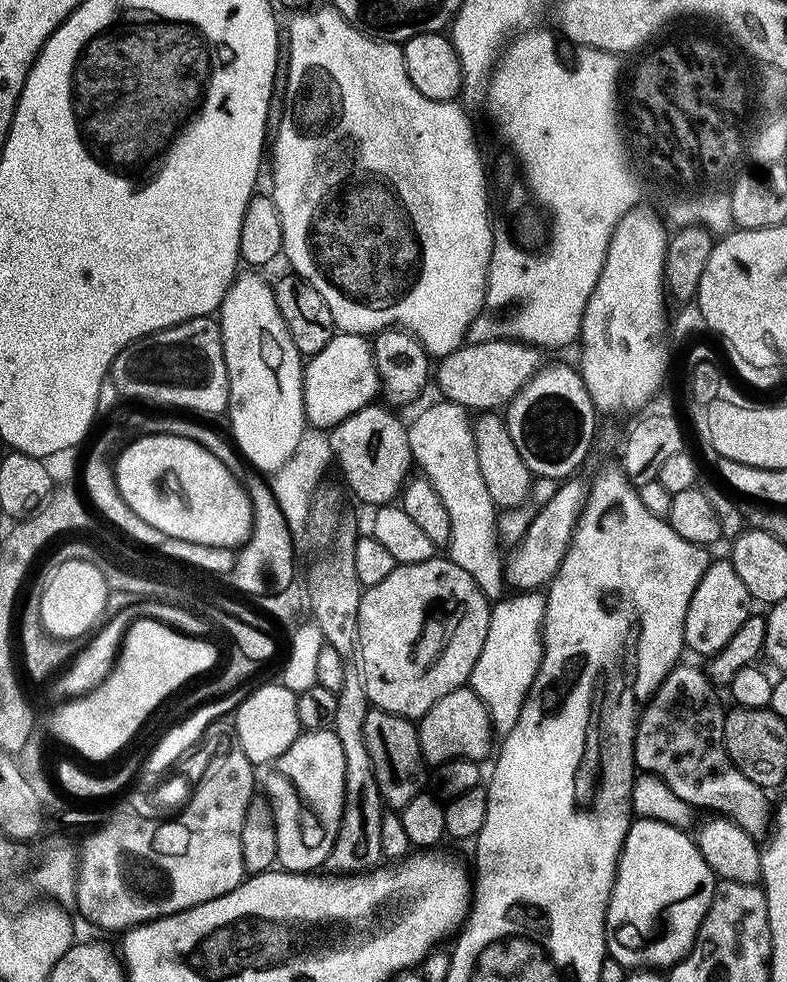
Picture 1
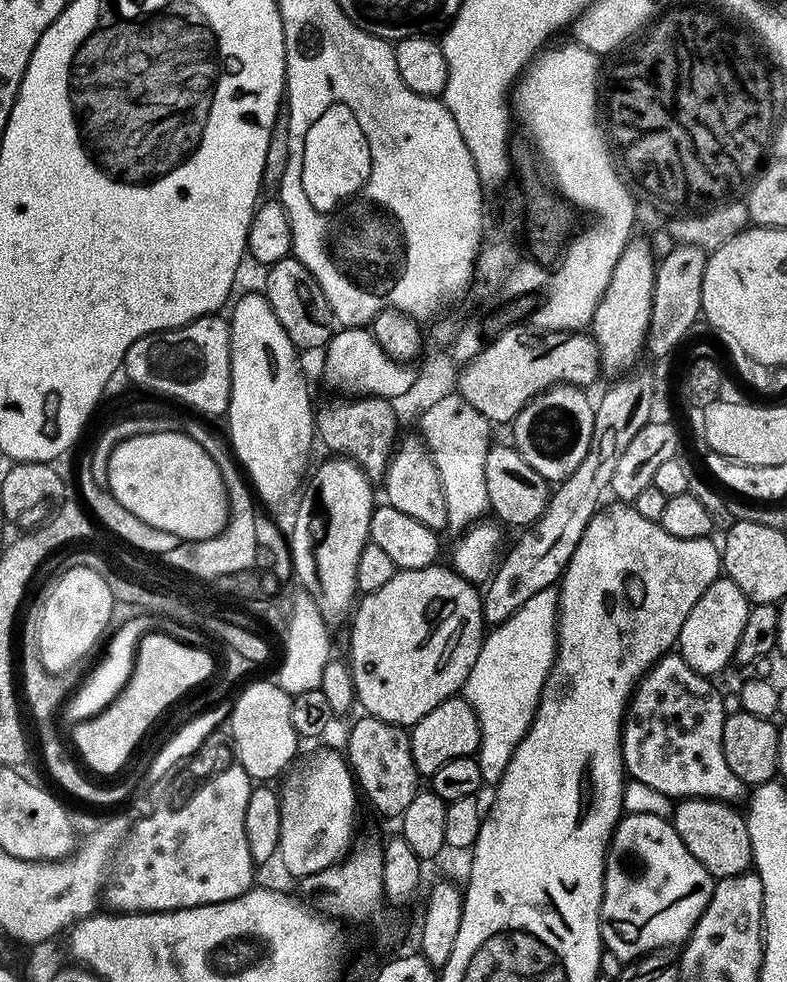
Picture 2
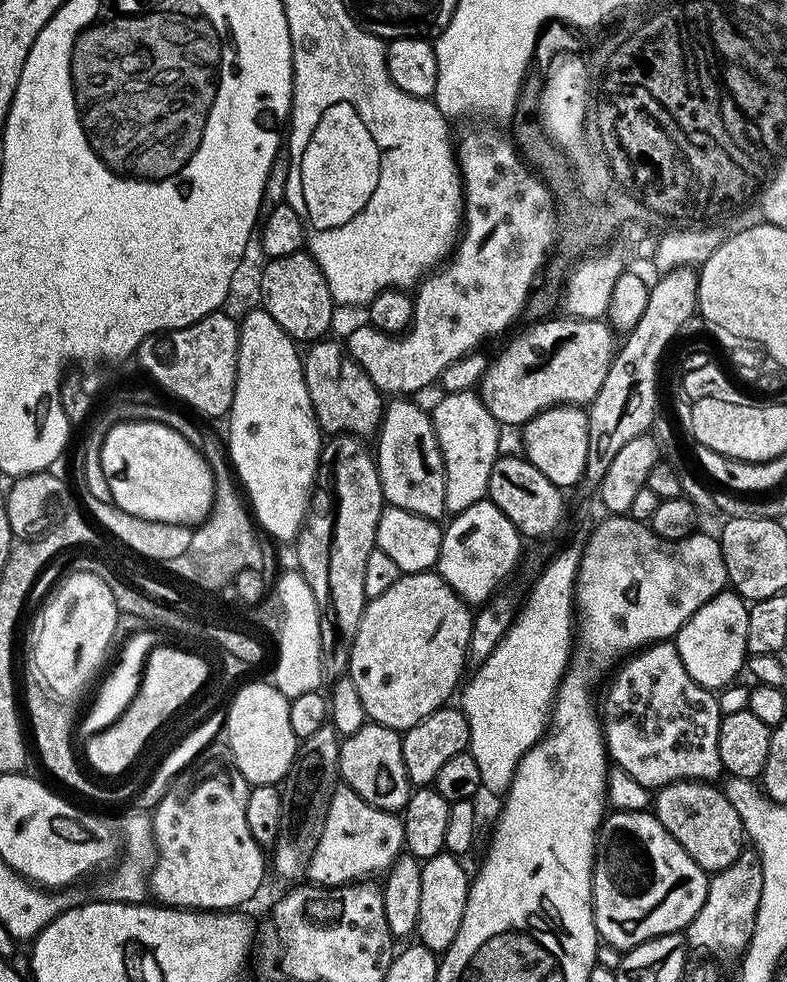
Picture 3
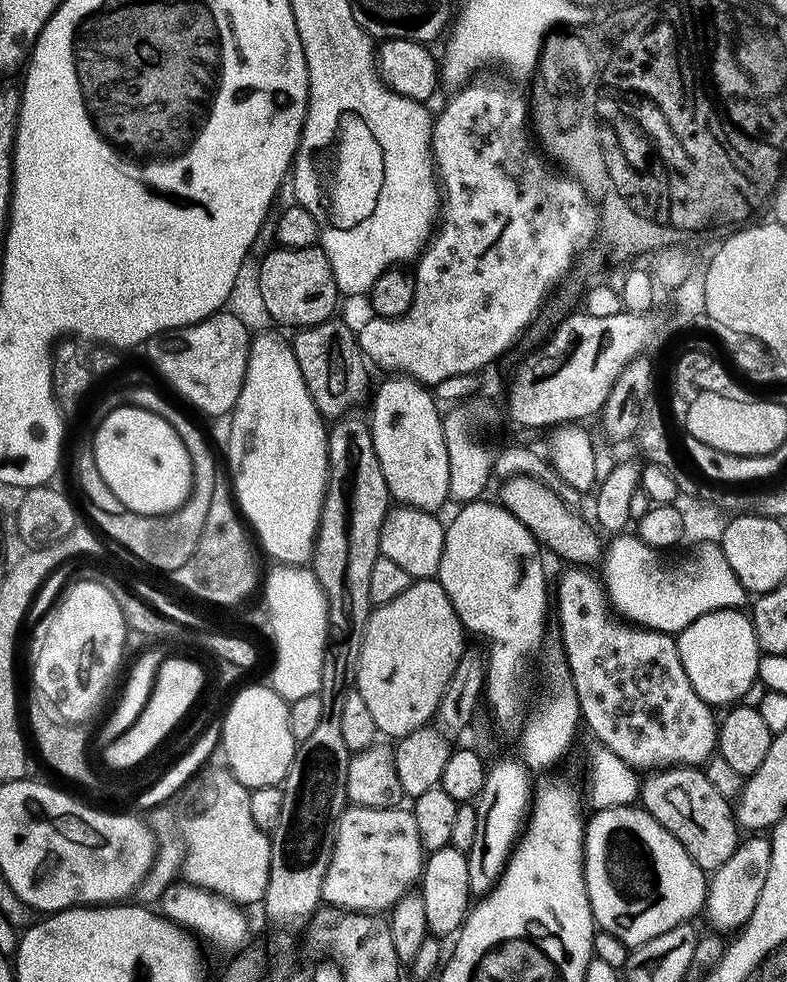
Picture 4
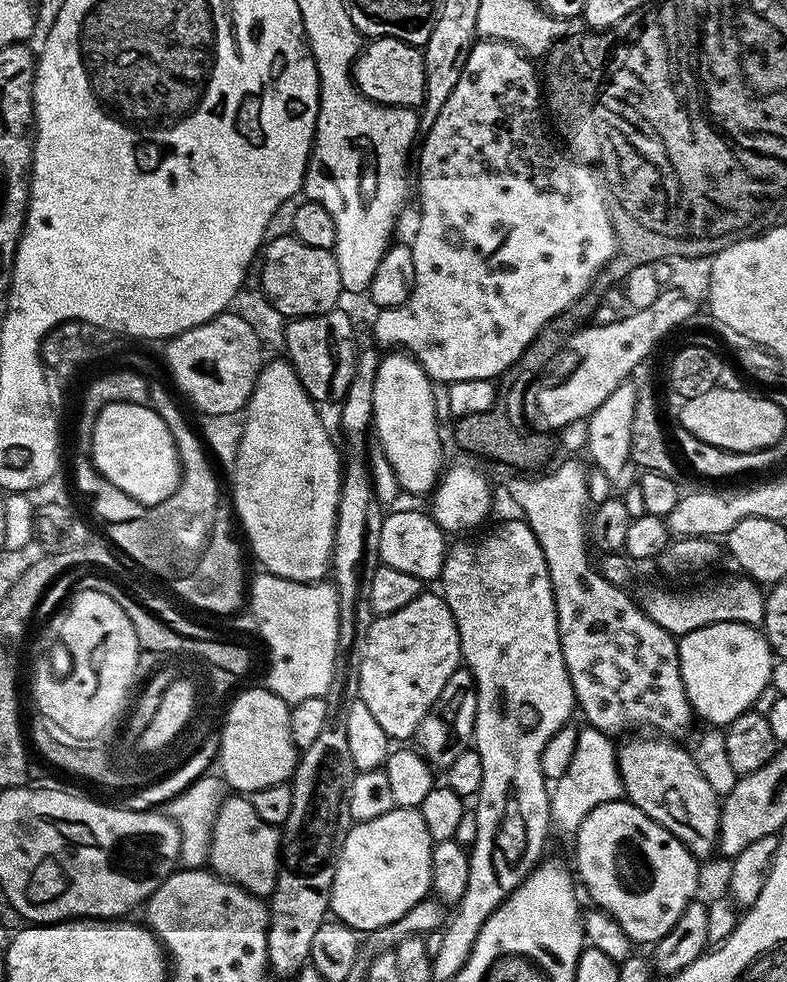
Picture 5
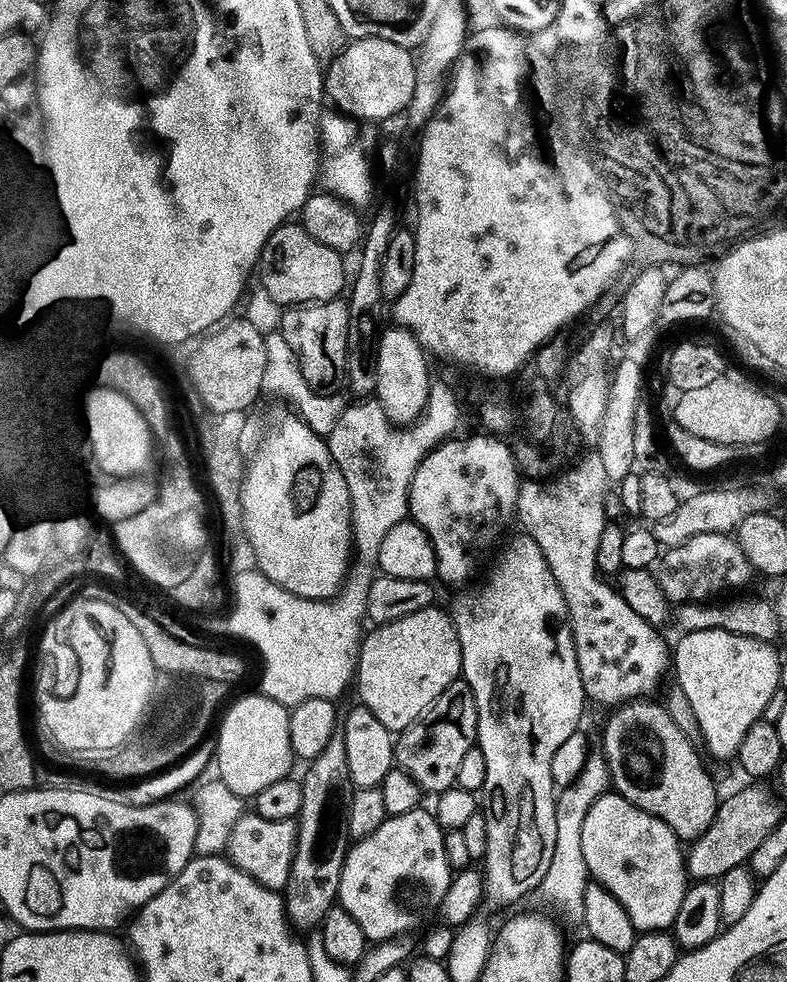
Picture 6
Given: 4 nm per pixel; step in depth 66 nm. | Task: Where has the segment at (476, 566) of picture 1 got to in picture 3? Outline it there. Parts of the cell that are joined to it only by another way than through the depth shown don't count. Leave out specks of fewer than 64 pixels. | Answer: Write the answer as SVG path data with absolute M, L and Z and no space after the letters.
M476 390L445 391L444 397L438 402L438 406L434 406L430 411L430 415L445 464L445 506L449 513L455 514L487 497L490 470L494 470L502 452L502 428L497 424L494 414L486 410L486 406L480 400L479 391Z

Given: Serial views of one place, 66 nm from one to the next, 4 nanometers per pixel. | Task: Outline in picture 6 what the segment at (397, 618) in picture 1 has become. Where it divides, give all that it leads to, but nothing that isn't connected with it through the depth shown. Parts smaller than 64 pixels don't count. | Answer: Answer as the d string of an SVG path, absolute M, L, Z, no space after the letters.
M429 606L414 614L406 614L406 618L398 618L389 624L373 627L361 639L360 661L354 675L354 688L360 691L359 703L368 708L394 734L399 734L423 716L424 711L442 695L451 684L455 684L461 675L460 643L456 626L452 623L451 615L437 606Z

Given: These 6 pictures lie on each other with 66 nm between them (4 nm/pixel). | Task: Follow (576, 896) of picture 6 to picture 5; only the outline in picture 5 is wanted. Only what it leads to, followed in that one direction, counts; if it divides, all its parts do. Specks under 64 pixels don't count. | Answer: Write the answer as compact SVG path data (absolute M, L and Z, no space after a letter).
M592 725L579 727L571 762L563 776L553 783L550 792L553 825L570 836L575 835L590 810L623 796L624 783L621 782L618 752L613 739Z

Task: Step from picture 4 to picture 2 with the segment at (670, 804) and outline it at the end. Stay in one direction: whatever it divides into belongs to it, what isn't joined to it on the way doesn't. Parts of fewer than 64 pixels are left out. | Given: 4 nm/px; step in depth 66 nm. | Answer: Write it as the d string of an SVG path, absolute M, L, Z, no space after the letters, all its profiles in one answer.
M693 796L681 799L670 815L670 823L676 827L686 850L690 850L690 854L694 854L694 858L698 858L716 880L737 876L753 867L747 819L732 808L735 807L731 803L722 800L703 800Z

